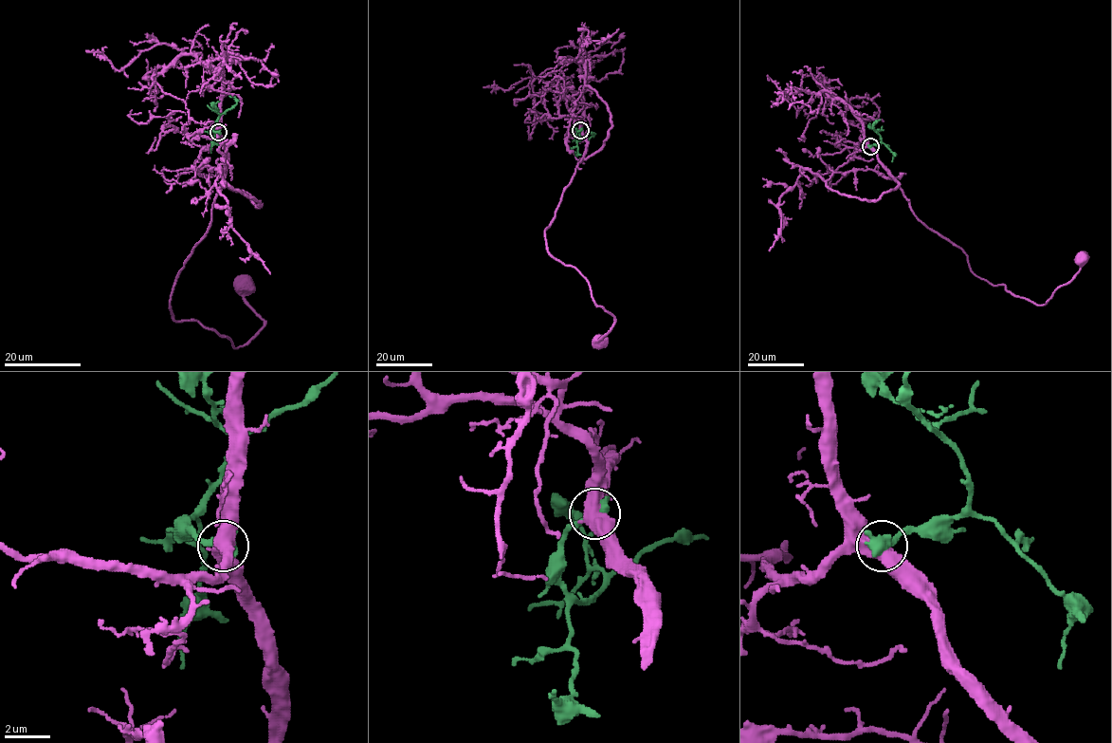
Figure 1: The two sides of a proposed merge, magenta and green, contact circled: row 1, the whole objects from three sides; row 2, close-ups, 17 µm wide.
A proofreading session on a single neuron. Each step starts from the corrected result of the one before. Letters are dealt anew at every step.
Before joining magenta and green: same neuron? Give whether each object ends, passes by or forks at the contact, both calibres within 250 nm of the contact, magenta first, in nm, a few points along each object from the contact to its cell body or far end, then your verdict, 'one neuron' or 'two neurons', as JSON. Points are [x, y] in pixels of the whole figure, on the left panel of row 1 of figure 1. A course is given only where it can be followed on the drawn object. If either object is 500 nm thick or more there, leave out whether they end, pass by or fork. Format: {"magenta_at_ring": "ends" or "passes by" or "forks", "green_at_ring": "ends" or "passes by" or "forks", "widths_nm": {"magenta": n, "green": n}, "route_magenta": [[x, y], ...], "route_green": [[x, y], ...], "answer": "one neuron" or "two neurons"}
{"widths_nm": {"magenta": 600, "green": 600}, "route_magenta": [[218, 133], [227, 172], [210, 225], [174, 282], [172, 316], [245, 345], [264, 322], [243, 282]], "route_green": [[218, 133], [211, 129], [218, 118], [237, 103], [237, 100], [229, 95]], "answer": "two neurons"}

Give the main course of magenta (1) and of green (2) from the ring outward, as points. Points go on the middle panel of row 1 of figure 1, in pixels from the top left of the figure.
1: (580, 130), (586, 150), (545, 239), (549, 253), (573, 266), (586, 280), (594, 303), (614, 318), (598, 341)
2: (580, 130), (576, 133), (577, 140), (594, 133), (589, 139)

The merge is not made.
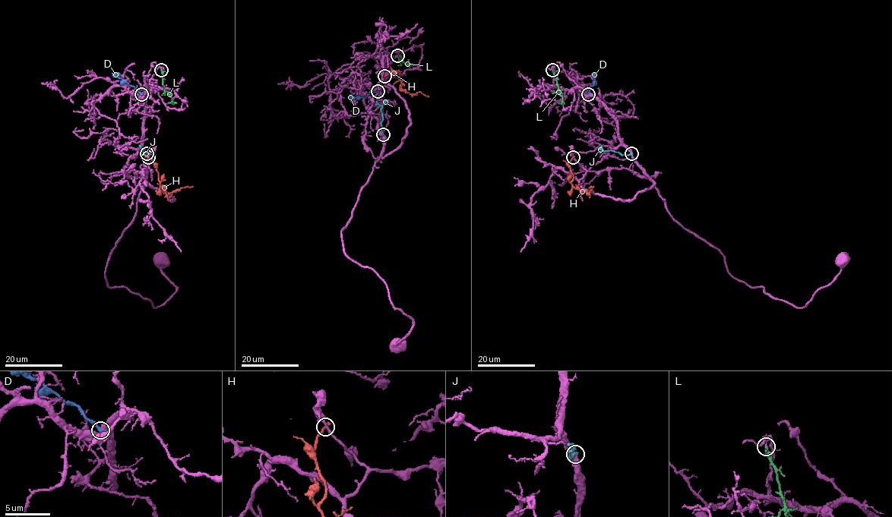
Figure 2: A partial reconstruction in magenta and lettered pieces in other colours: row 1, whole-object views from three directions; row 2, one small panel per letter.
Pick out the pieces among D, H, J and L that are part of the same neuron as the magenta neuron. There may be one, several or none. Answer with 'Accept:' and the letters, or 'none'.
Accept: none

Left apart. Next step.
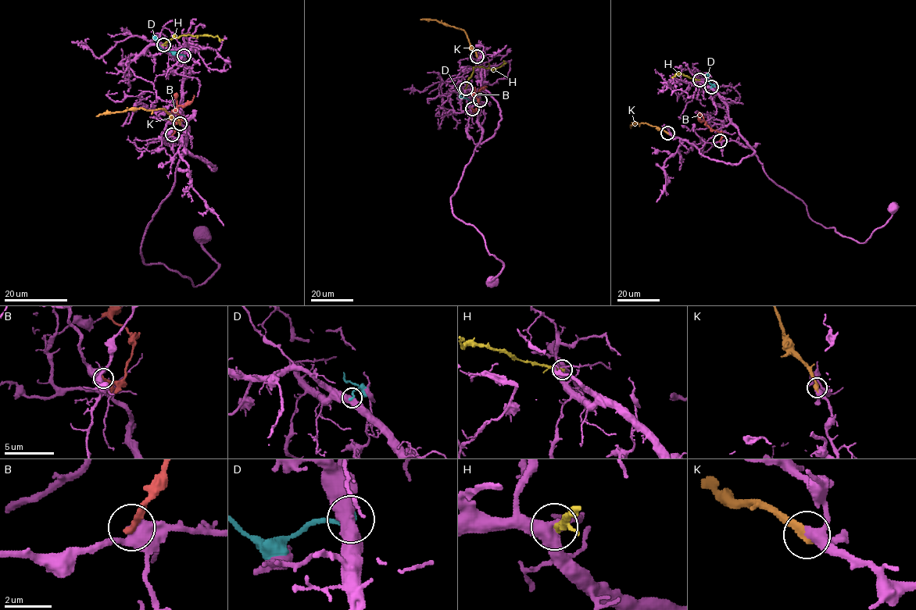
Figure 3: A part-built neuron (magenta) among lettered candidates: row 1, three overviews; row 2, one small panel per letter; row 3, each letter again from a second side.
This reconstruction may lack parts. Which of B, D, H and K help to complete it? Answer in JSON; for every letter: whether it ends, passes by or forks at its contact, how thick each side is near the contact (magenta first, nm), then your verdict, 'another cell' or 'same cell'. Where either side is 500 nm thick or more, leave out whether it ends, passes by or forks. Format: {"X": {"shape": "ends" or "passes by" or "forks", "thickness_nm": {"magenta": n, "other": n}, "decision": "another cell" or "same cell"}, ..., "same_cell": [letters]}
{"B": {"shape": "ends", "thickness_nm": {"magenta": 460, "other": 280}, "decision": "another cell"}, "D": {"thickness_nm": {"magenta": 600, "other": 220}, "decision": "another cell"}, "H": {"shape": "ends", "thickness_nm": {"magenta": 420, "other": 280}, "decision": "another cell"}, "K": {"shape": "ends", "thickness_nm": {"magenta": 360, "other": 400}, "decision": "same cell"}, "same_cell": ["K"]}

